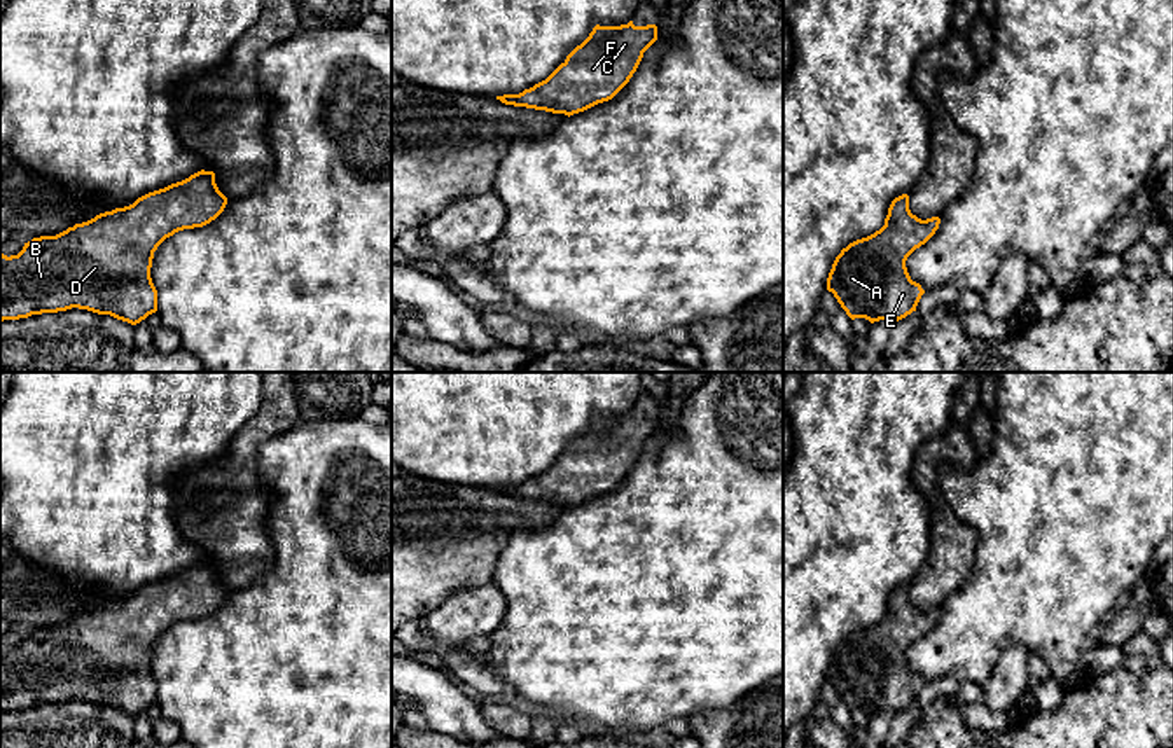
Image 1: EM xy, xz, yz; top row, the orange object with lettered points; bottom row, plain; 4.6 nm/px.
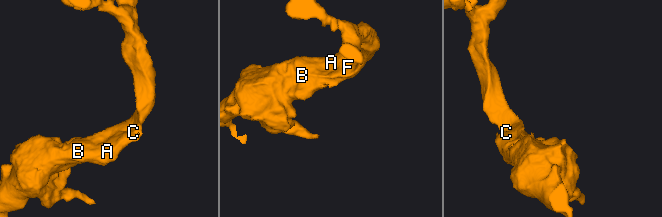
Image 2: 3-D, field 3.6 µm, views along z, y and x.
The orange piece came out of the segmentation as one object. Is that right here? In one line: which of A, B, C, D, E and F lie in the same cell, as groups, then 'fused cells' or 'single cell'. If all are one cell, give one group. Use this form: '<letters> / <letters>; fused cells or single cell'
A B C D E F; single cell

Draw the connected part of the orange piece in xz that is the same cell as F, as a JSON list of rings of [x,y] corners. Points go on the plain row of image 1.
[[[596,416],[589,428],[542,474],[519,486],[496,488],[505,496],[573,507],[612,491],[657,432],[657,418]]]

